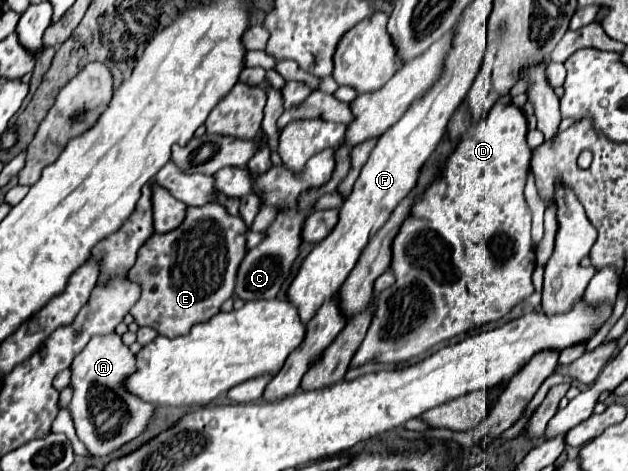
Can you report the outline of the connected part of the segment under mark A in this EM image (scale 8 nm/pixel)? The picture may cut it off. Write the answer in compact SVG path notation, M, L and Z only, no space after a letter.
M117 333L91 337L87 347L83 347L73 359L71 369L71 385L75 393L69 409L73 413L77 437L87 445L91 455L109 455L145 431L147 421L153 415L153 405L123 389L123 379L135 371L135 355L123 345Z

